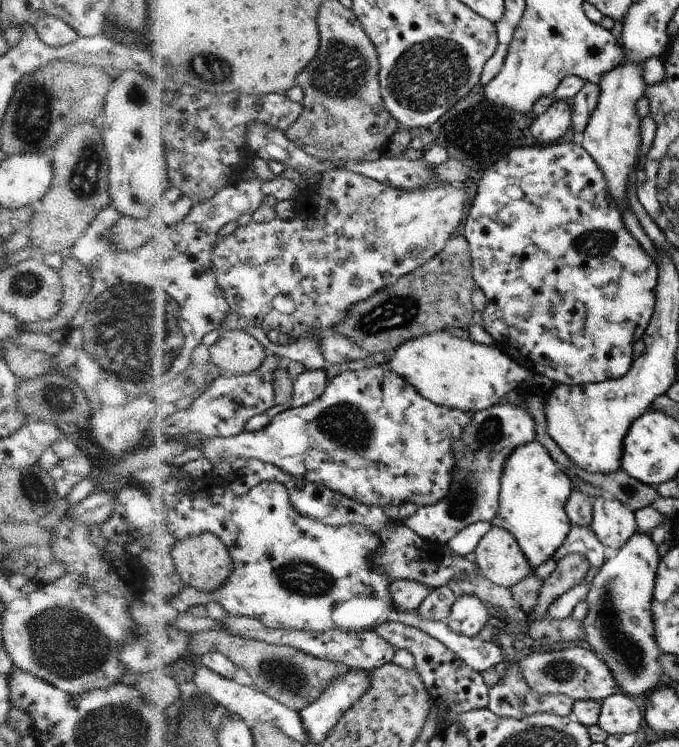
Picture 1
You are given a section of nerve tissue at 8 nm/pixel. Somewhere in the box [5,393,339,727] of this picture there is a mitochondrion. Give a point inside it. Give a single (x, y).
(64, 643)

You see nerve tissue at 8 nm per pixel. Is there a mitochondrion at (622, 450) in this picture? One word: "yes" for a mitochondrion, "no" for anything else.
no

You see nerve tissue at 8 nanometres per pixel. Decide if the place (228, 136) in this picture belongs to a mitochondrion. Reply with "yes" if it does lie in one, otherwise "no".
no

